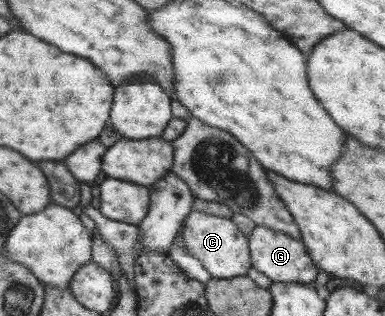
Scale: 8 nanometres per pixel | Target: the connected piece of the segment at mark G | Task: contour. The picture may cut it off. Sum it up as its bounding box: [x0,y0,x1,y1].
[250,225,317,282]

